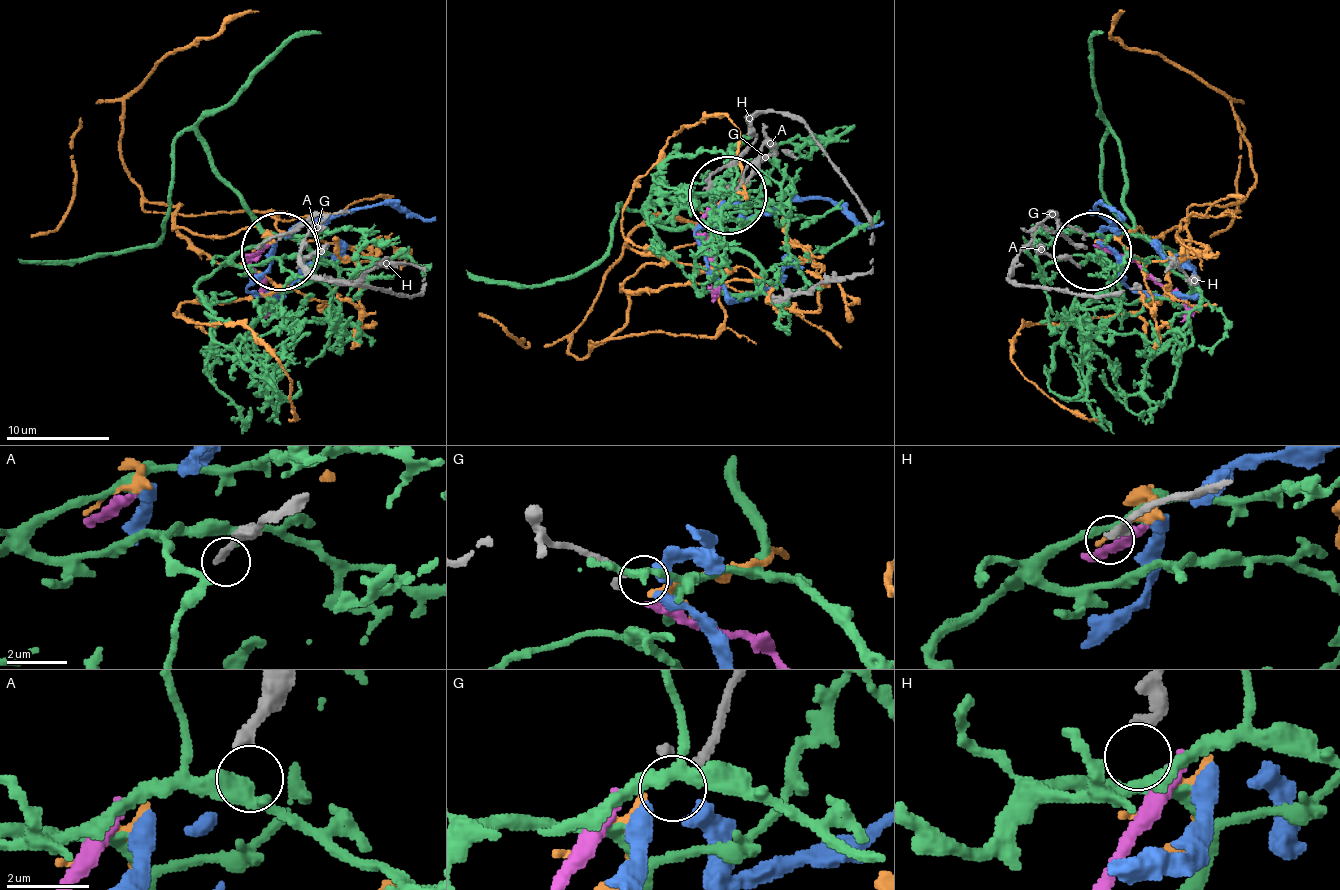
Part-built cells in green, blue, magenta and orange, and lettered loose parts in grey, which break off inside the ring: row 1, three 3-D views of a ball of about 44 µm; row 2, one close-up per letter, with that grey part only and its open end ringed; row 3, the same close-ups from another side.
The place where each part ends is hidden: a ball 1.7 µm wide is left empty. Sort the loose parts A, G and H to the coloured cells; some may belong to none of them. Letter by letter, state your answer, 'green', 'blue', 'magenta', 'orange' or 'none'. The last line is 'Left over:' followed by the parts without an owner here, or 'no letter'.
A: none
G: orange
H: none
Left over: A, H

